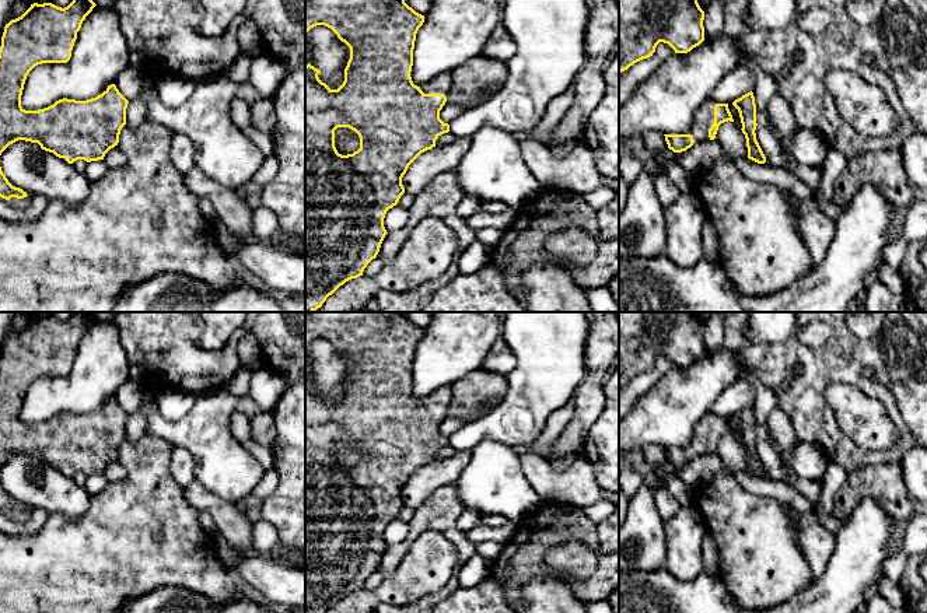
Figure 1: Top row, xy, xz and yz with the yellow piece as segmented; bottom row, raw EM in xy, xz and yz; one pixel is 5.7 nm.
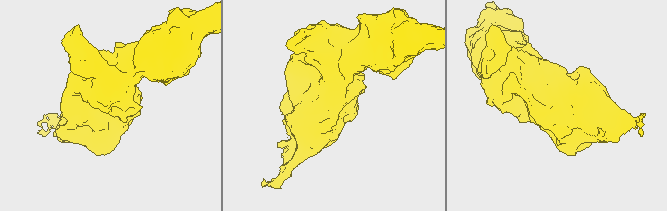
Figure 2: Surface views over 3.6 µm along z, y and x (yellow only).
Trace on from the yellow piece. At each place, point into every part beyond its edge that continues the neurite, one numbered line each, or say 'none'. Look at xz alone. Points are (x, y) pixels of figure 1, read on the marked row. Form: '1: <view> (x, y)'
1: xz (441, 84)

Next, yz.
1: yz (703, 119)

